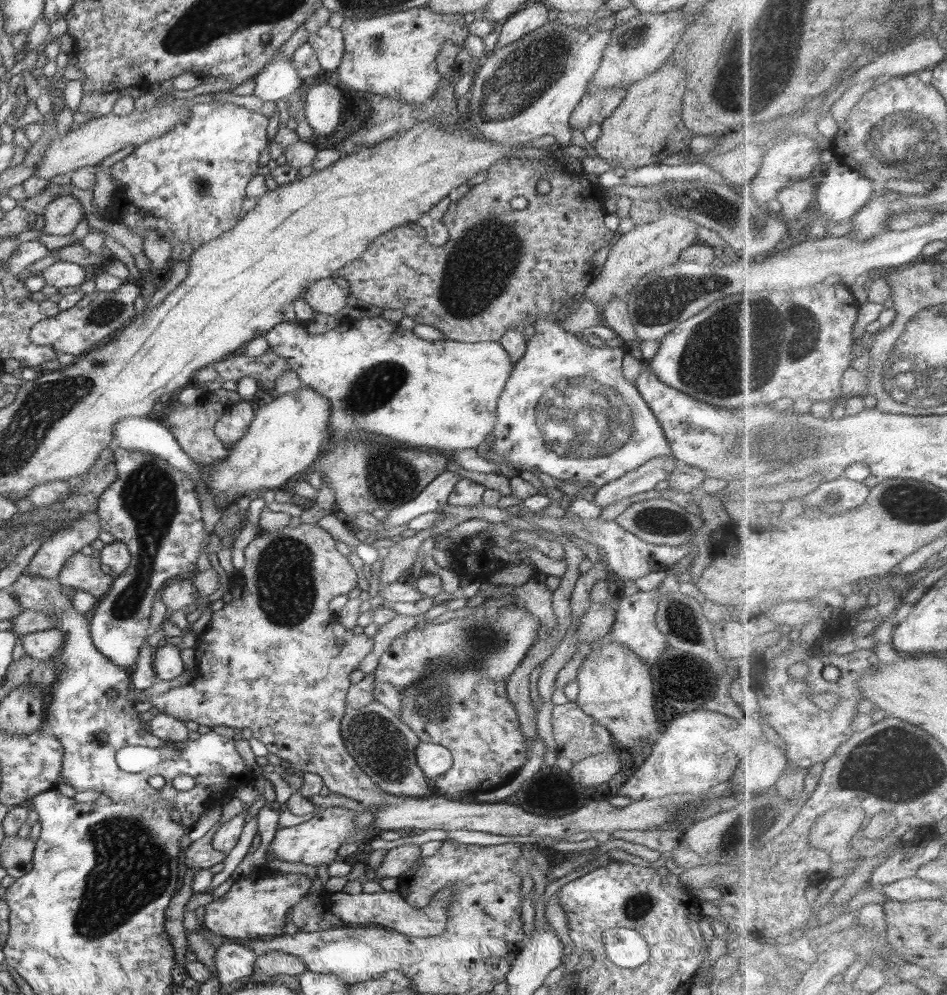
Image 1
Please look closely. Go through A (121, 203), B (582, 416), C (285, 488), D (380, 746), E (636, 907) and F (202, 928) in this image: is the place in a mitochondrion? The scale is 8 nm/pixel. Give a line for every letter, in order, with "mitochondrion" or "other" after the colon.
A: other
B: mitochondrion
C: other
D: mitochondrion
E: mitochondrion
F: other

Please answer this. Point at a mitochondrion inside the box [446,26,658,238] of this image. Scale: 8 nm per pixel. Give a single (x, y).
(521, 80)

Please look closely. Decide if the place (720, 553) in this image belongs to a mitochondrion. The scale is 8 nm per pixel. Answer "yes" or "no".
no

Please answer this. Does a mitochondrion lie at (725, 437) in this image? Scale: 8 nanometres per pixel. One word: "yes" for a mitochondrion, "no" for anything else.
yes

